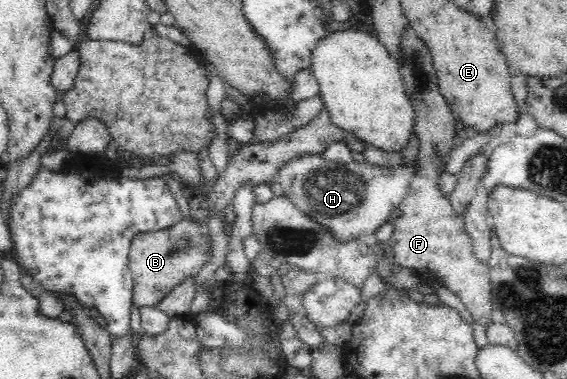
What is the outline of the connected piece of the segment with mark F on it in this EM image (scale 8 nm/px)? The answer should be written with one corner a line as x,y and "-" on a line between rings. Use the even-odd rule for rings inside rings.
409,25
402,32
402,43
400,46
402,56
397,59
404,80
405,92
415,113
413,130
419,139
419,167
416,175
411,178
408,193
399,206
401,214
395,218
388,218
387,223
392,226
392,234
388,239
388,246
394,256
395,266
399,266
401,269
414,270
420,279
426,281
426,284
429,283
448,288
449,291
461,299
465,309
471,313
472,320
487,327
489,322
491,322
491,310
493,310
493,304
489,302
491,300
491,284
489,284
490,273
488,263
483,263
478,258
475,258
471,237
464,227
462,215
454,212
450,199
444,197
440,189
437,188
437,178
439,178
441,172
444,172
443,168
446,165
447,156
455,143
456,116
444,96
440,93
427,45

